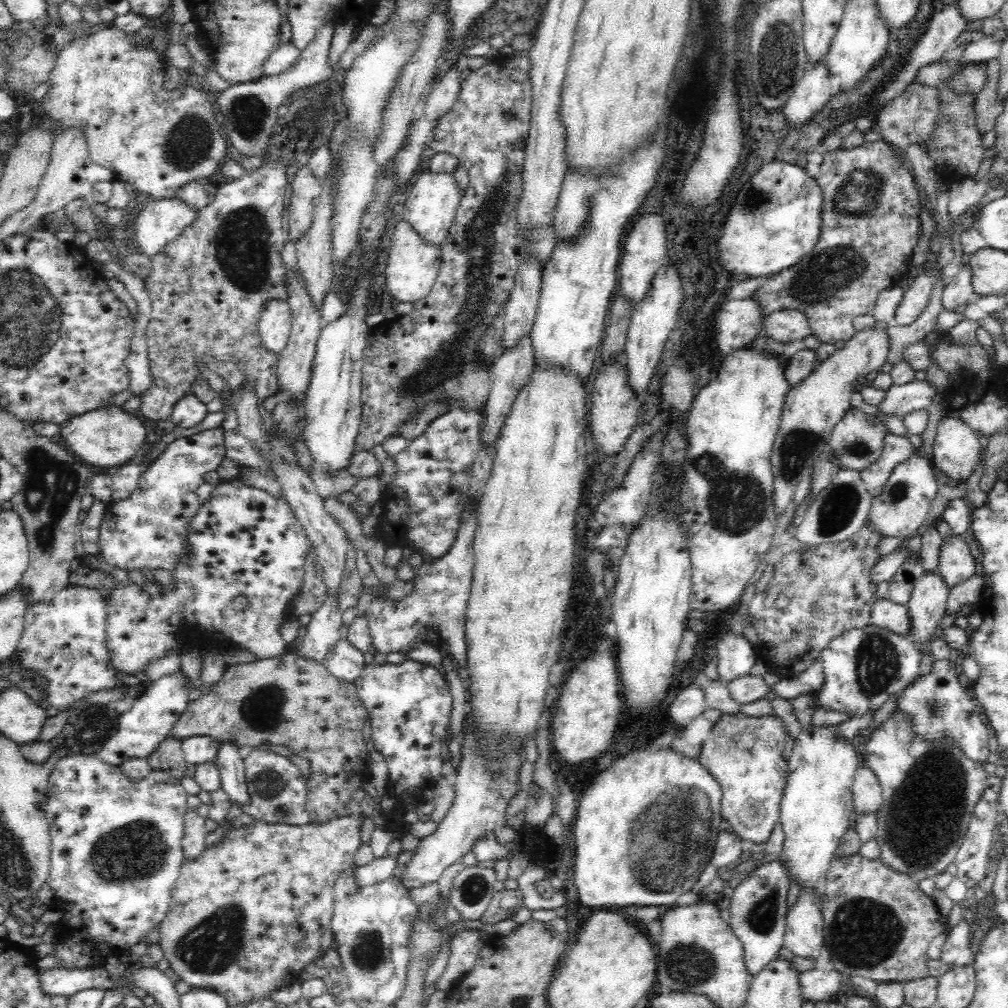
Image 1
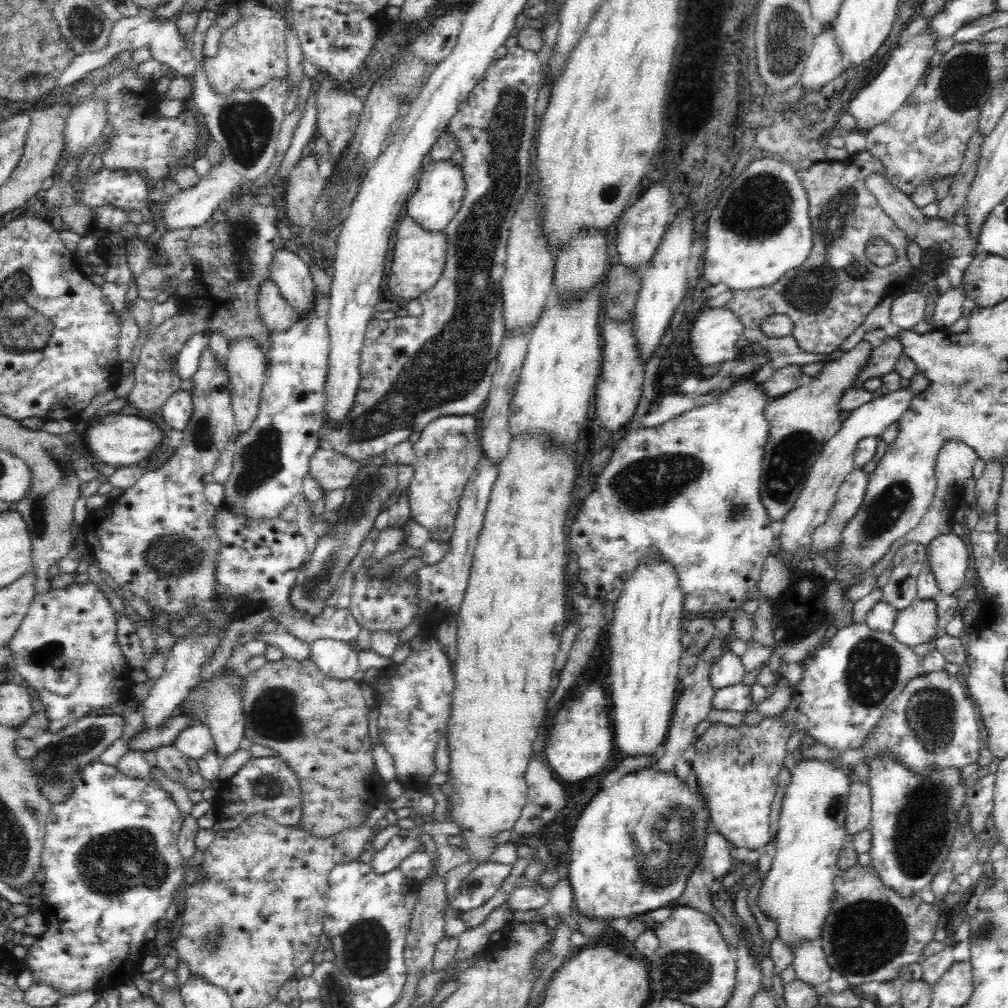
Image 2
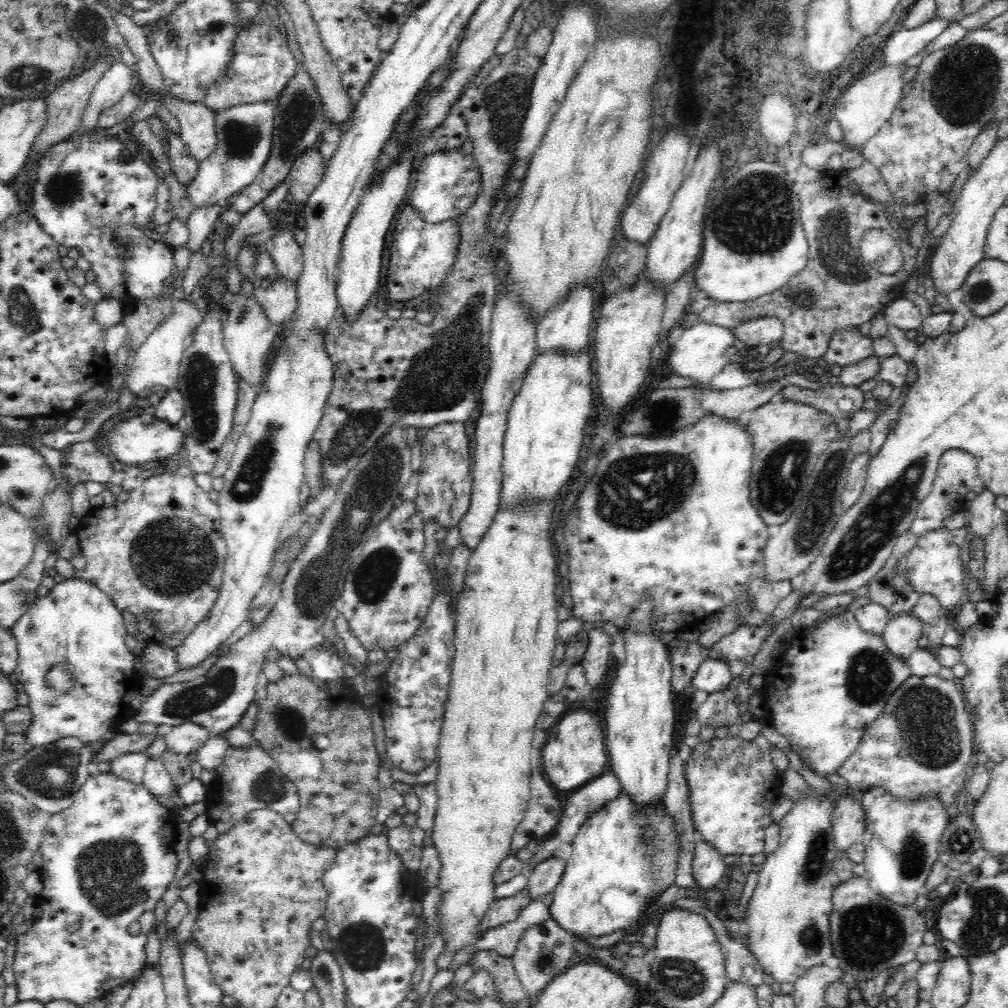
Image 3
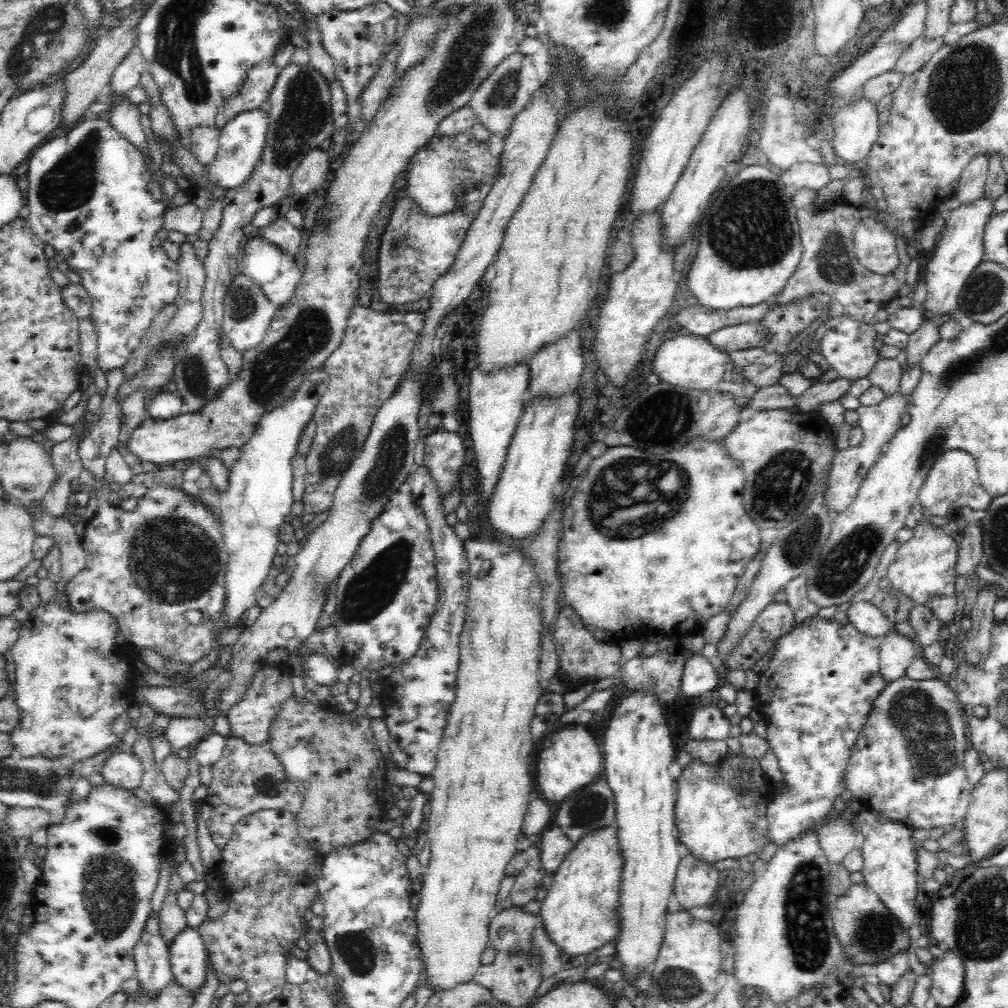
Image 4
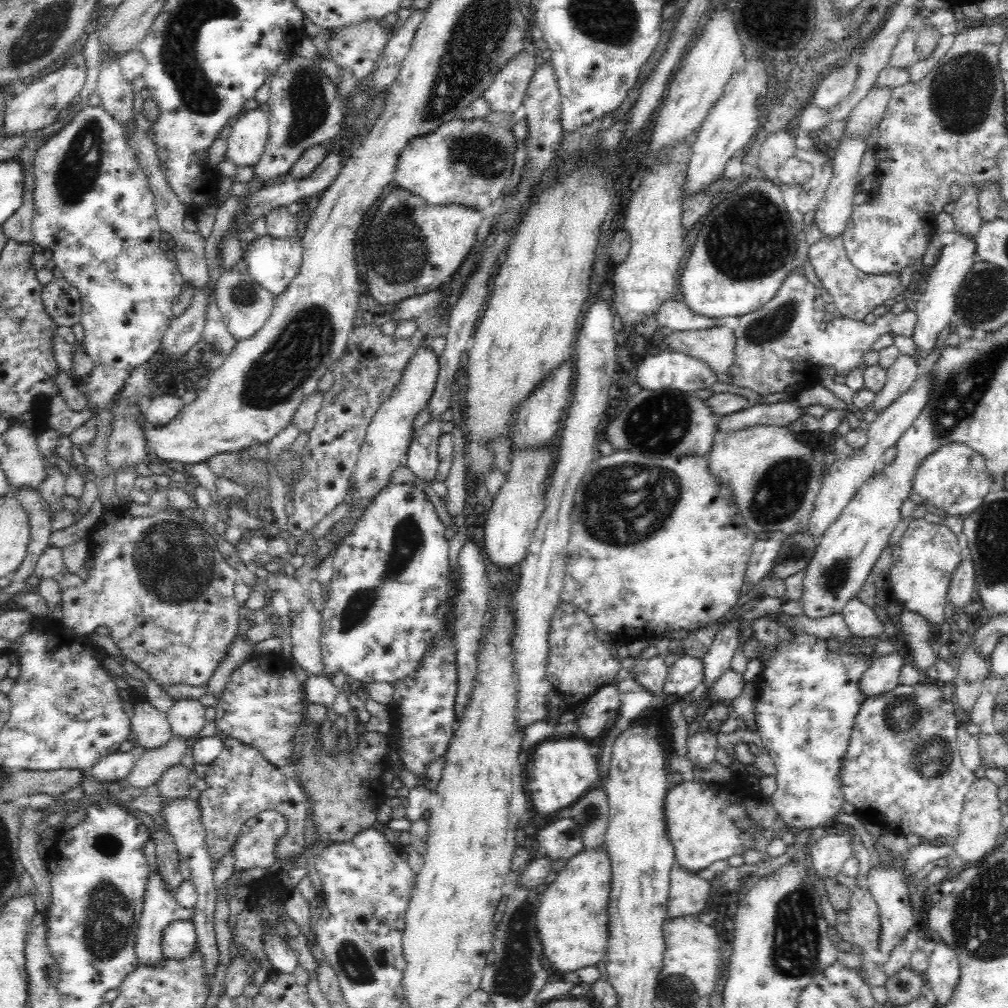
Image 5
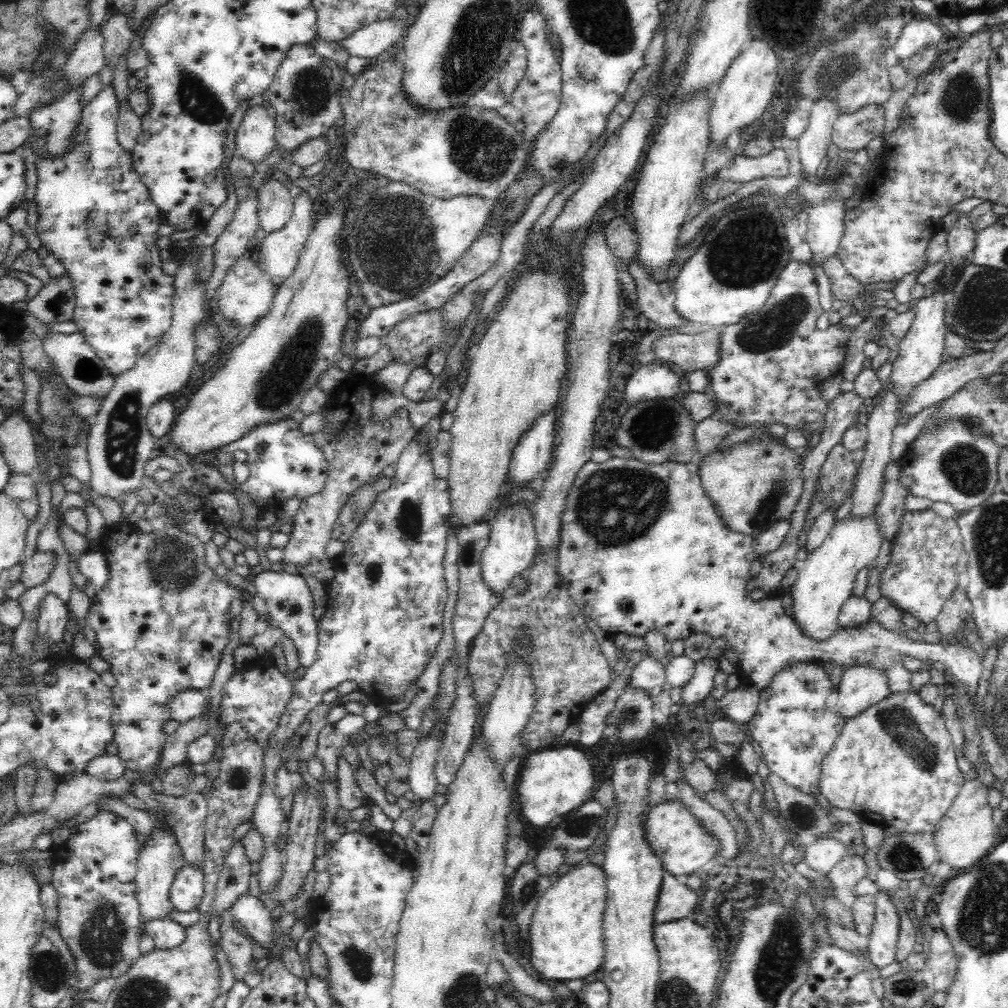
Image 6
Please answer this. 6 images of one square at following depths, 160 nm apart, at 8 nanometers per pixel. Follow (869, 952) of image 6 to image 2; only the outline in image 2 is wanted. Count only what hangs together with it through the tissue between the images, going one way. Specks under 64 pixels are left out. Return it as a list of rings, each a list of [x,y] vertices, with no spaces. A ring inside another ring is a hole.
[[[892,757],[869,762],[868,787],[871,802],[869,829],[872,833],[869,848],[870,866],[878,873],[882,885],[892,889],[900,897],[913,897],[923,888],[928,888],[938,870],[941,870],[944,861],[948,859],[948,850],[954,840],[954,832],[958,828],[957,815],[969,791],[966,790],[966,785],[960,785],[958,769],[926,771],[916,775],[904,769]]]

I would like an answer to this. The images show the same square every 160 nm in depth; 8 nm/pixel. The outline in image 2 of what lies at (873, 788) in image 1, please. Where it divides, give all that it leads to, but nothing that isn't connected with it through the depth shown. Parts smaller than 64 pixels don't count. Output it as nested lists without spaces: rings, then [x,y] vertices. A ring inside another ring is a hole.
[[[856,778],[851,780],[846,804],[846,834],[854,836],[869,828],[871,822],[870,787]]]

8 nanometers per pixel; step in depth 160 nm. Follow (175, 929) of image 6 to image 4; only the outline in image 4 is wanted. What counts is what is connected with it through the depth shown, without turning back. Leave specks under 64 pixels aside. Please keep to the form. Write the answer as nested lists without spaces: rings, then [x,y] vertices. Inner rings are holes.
[[[186,926],[174,934],[174,940],[167,946],[173,978],[195,996],[206,972],[207,948],[199,927]]]

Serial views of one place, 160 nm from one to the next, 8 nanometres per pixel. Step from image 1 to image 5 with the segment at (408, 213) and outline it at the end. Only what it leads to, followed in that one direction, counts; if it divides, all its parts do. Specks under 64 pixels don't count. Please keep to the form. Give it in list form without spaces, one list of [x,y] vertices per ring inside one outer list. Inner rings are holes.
[[[456,118],[428,134],[410,138],[402,146],[394,182],[430,206],[458,203],[482,210],[516,188],[523,159],[522,145],[516,142],[512,130],[485,118]]]

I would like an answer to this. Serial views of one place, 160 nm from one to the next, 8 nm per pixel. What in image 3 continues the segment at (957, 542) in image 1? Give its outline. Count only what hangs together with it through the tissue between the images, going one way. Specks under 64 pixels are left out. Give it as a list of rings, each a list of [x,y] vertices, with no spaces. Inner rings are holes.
[[[945,527],[927,531],[907,554],[897,561],[893,572],[902,576],[919,595],[934,596],[944,611],[954,610],[961,603],[963,585],[967,582],[961,566],[960,547],[953,542],[952,534]]]

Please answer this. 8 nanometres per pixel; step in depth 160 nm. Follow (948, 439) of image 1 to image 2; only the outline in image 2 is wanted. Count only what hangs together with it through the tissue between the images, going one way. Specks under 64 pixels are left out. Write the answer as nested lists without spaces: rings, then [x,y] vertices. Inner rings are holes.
[[[958,440],[948,441],[942,445],[942,448],[937,454],[937,461],[935,464],[935,479],[936,486],[934,488],[934,496],[932,496],[932,502],[928,504],[924,516],[920,519],[917,526],[903,538],[898,539],[893,543],[893,546],[889,549],[887,554],[876,565],[871,577],[877,580],[881,575],[892,566],[894,554],[898,550],[899,546],[902,546],[908,542],[916,542],[925,548],[928,544],[937,538],[940,534],[947,534],[952,532],[953,521],[949,514],[954,508],[957,508],[963,500],[964,485],[967,480],[972,477],[972,466],[974,466],[978,455],[971,449],[966,443]]]

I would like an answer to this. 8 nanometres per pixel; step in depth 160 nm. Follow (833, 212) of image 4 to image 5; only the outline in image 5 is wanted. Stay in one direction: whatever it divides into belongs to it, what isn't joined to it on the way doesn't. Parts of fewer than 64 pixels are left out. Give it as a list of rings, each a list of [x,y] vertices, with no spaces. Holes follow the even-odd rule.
[[[841,237],[822,238],[818,244],[810,246],[808,258],[824,288],[832,296],[835,308],[840,311],[842,317],[862,321],[864,316],[870,314],[876,306],[890,303],[903,290],[898,281],[898,273],[874,276],[856,269],[846,257]]]

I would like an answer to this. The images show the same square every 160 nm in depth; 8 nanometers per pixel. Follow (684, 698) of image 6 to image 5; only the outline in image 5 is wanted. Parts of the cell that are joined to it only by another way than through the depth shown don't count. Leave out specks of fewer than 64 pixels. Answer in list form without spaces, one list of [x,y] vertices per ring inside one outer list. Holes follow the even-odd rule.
[[[732,619],[718,631],[712,645],[701,659],[704,677],[701,686],[695,691],[695,697],[706,694],[716,680],[731,669],[730,661],[738,644],[740,644],[740,622]]]

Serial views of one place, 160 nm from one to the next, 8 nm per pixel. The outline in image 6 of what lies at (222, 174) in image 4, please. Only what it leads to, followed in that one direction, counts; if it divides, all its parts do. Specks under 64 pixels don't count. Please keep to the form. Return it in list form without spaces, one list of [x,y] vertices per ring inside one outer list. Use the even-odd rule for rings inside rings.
[[[267,104],[249,107],[236,130],[234,150],[250,162],[260,162],[276,145],[276,121],[266,110]]]

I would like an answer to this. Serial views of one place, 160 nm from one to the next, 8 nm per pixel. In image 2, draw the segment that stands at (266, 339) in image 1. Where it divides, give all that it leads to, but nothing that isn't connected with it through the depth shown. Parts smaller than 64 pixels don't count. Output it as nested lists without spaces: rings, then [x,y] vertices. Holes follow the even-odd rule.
[[[270,276],[262,282],[256,294],[259,316],[265,324],[265,328],[270,330],[286,330],[294,322],[294,309],[282,296],[280,289]]]

